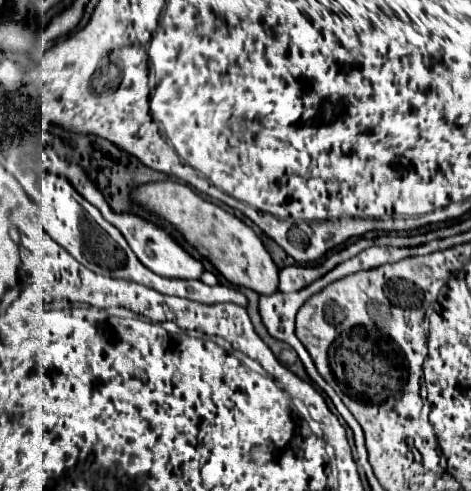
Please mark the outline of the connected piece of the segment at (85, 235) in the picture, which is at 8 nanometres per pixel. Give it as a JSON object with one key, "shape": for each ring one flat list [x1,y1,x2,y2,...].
{"shape":[[42,171,40,173,40,193,42,193,42,199,40,199,38,217,40,217,42,229,58,245,62,245,74,259,78,259,84,267,88,267,90,271,94,271,98,275,114,277,114,279,136,281,136,283,146,285,146,287,150,287,150,289,154,289,158,293,176,295,176,297,184,297,184,299,206,303,206,305,214,305,214,303,236,303,236,305,242,305,242,307,248,305,248,299,234,287,226,287,226,285,208,287,202,281,168,279,168,277,160,277,160,275,152,273,148,267,144,267,136,259,136,255,128,247,122,233,118,233,114,229,114,225,104,221,100,211,96,207,92,207,84,197,80,197,76,193,76,189,66,179]]}

